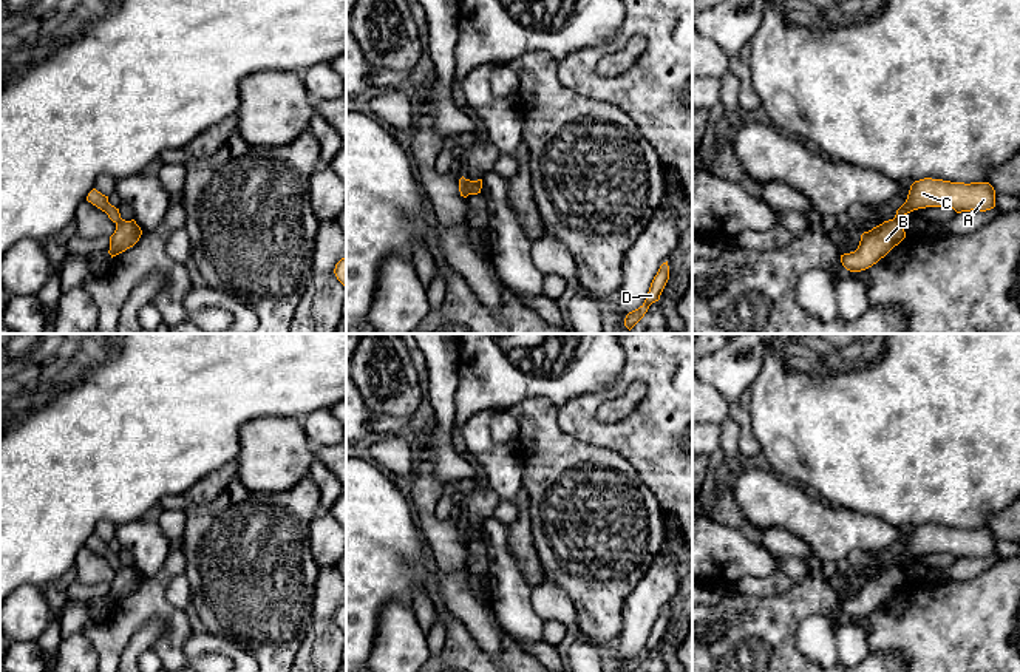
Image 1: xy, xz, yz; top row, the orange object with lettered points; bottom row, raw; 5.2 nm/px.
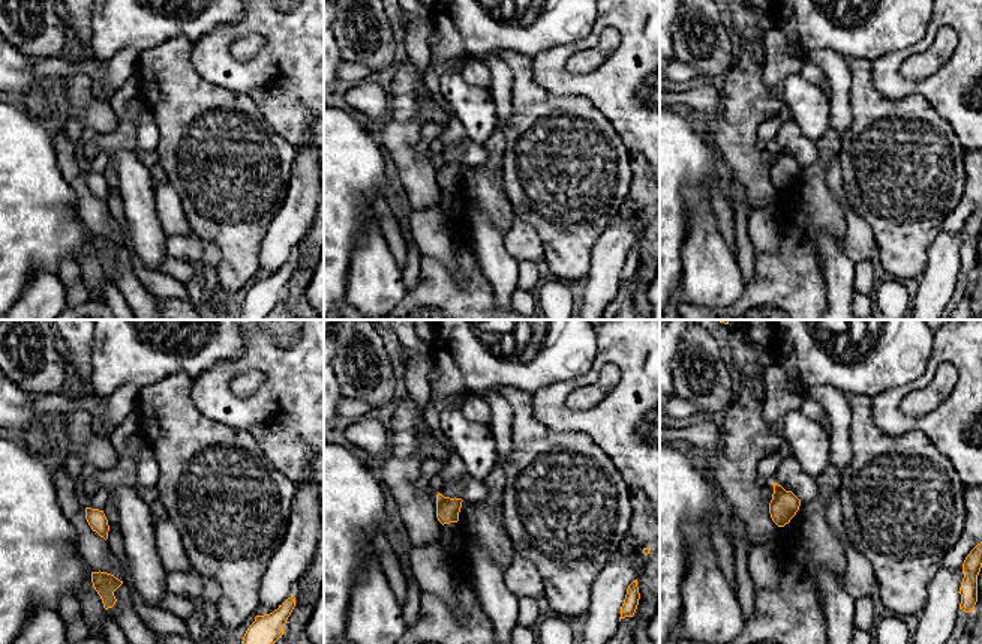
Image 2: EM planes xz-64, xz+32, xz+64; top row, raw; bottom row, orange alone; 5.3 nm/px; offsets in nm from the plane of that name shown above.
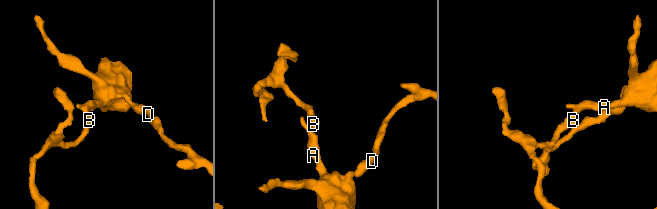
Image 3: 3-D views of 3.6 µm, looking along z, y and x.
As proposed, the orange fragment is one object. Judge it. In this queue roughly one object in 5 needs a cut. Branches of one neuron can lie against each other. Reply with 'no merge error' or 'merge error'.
merge error

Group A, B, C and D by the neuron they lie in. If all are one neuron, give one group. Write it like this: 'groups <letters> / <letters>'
groups A C D / B

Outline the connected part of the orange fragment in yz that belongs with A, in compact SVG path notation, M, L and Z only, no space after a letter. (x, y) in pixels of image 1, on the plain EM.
M924 524L910 531L906 548L896 556L893 565L926 553L949 553L957 559L995 553L995 536L989 528L950 528Z

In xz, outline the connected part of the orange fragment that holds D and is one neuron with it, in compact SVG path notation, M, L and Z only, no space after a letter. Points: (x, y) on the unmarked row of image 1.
M666 607L660 612L657 621L654 623L644 649L638 655L635 655L626 661L624 672L635 672L644 663L649 652L660 646L660 641L661 641L668 626L669 626L669 612Z

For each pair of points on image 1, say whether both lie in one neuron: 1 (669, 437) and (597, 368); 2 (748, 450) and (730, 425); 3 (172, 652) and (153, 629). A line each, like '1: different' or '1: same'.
1: different
2: different
3: different

